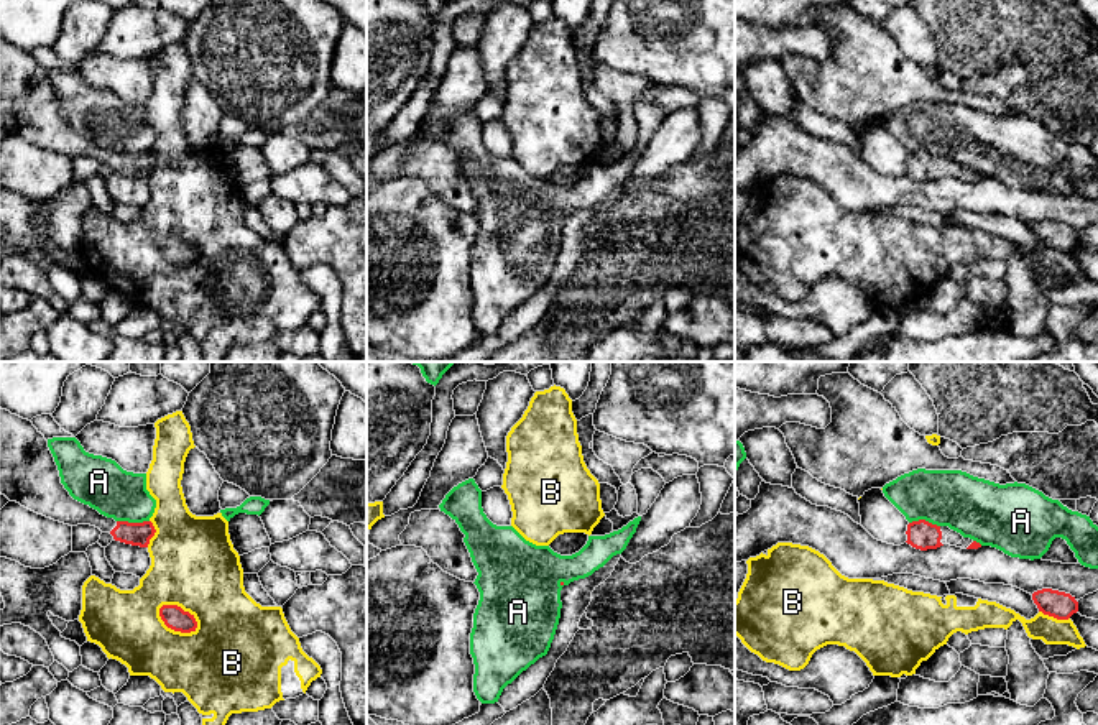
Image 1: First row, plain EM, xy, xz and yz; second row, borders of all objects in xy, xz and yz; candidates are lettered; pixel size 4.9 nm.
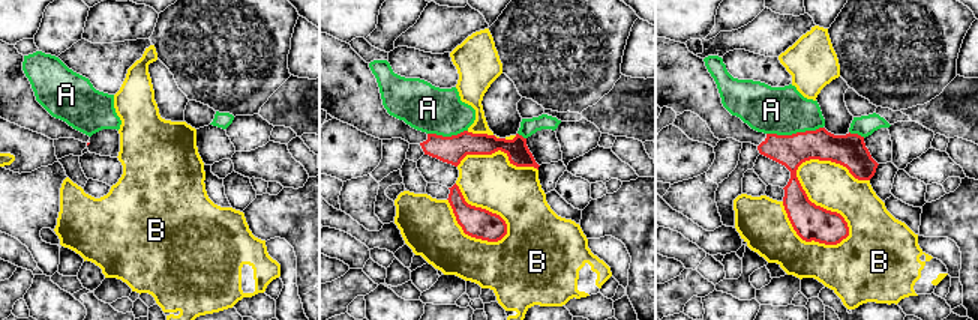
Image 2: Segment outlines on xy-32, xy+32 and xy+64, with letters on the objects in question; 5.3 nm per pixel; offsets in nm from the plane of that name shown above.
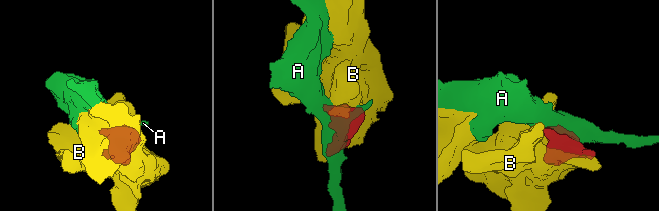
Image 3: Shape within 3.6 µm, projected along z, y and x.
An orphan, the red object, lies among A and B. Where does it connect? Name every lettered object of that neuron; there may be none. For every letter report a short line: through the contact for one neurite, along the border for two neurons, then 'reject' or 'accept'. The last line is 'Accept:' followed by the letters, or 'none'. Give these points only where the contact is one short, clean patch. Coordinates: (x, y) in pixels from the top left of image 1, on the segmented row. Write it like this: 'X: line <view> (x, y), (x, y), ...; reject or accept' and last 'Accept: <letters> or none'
A: reject
B: reject
Accept: none

